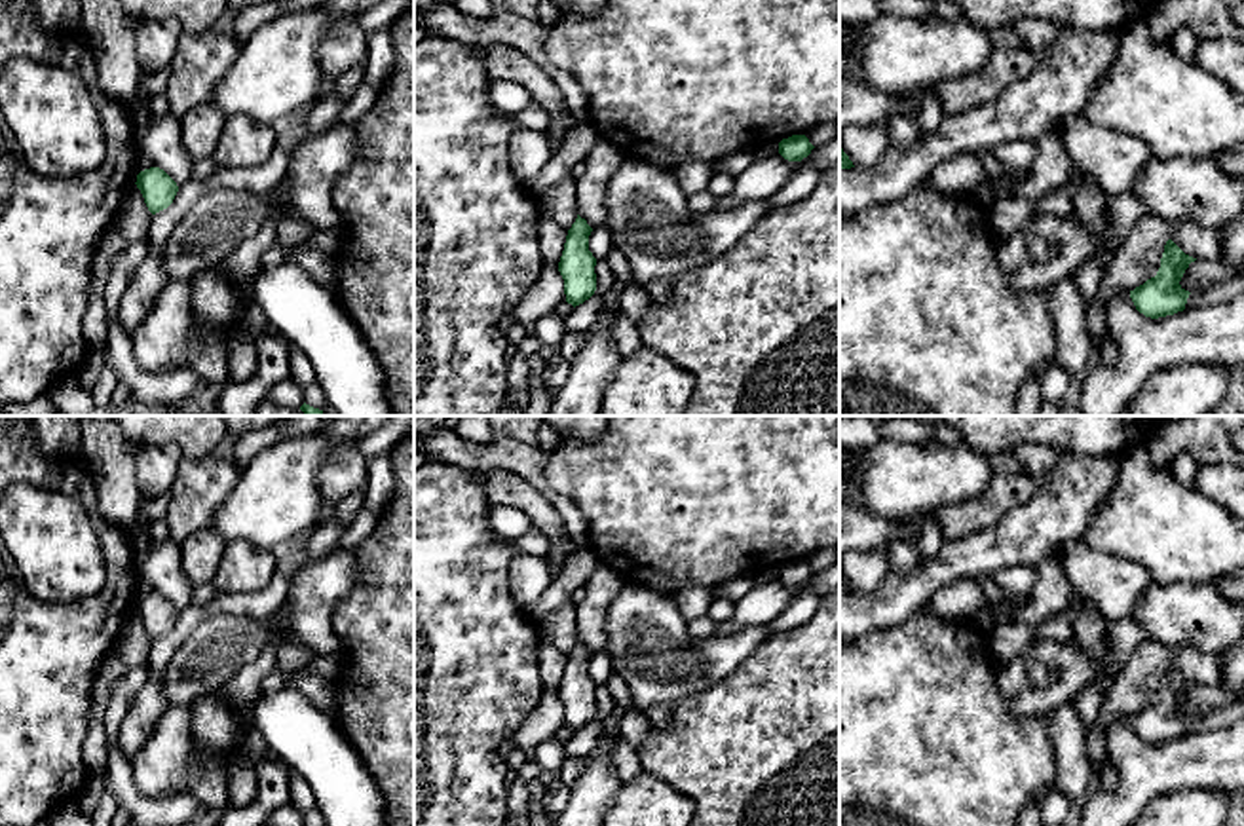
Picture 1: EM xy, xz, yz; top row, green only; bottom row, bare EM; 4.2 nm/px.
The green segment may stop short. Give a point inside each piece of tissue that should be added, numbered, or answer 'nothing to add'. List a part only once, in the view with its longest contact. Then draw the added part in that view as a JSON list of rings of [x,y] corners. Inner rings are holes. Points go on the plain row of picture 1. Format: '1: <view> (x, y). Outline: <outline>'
nothing to add

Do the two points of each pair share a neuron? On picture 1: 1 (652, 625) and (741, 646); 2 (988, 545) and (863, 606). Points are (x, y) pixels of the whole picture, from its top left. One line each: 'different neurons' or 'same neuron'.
1: same neuron
2: same neuron

